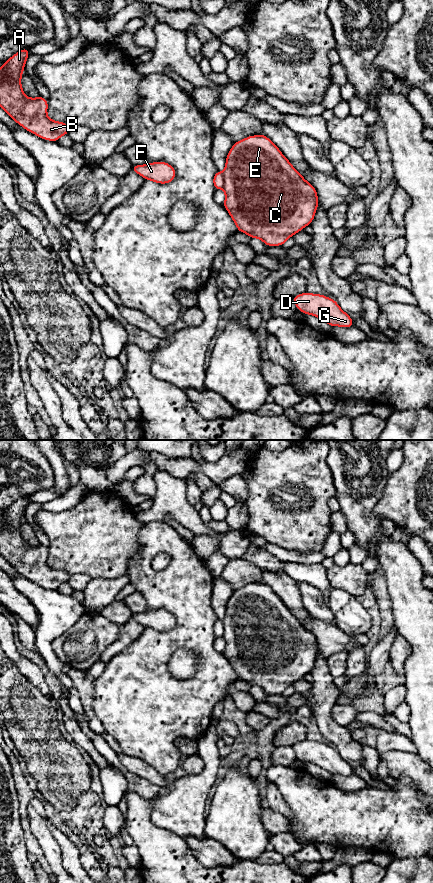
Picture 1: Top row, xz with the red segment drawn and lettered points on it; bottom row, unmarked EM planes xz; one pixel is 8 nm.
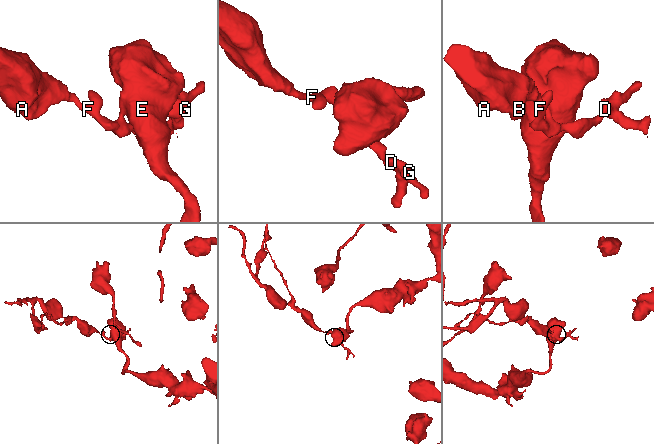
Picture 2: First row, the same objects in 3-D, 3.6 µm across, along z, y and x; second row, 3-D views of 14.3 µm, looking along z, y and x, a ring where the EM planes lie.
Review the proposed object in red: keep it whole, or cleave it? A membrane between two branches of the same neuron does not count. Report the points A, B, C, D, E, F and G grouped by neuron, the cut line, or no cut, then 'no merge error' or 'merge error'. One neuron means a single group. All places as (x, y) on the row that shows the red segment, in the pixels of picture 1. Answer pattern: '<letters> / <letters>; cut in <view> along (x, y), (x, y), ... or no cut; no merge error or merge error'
A B D F G / C E; cut in xz along (222, 172), (223, 188); merge error

